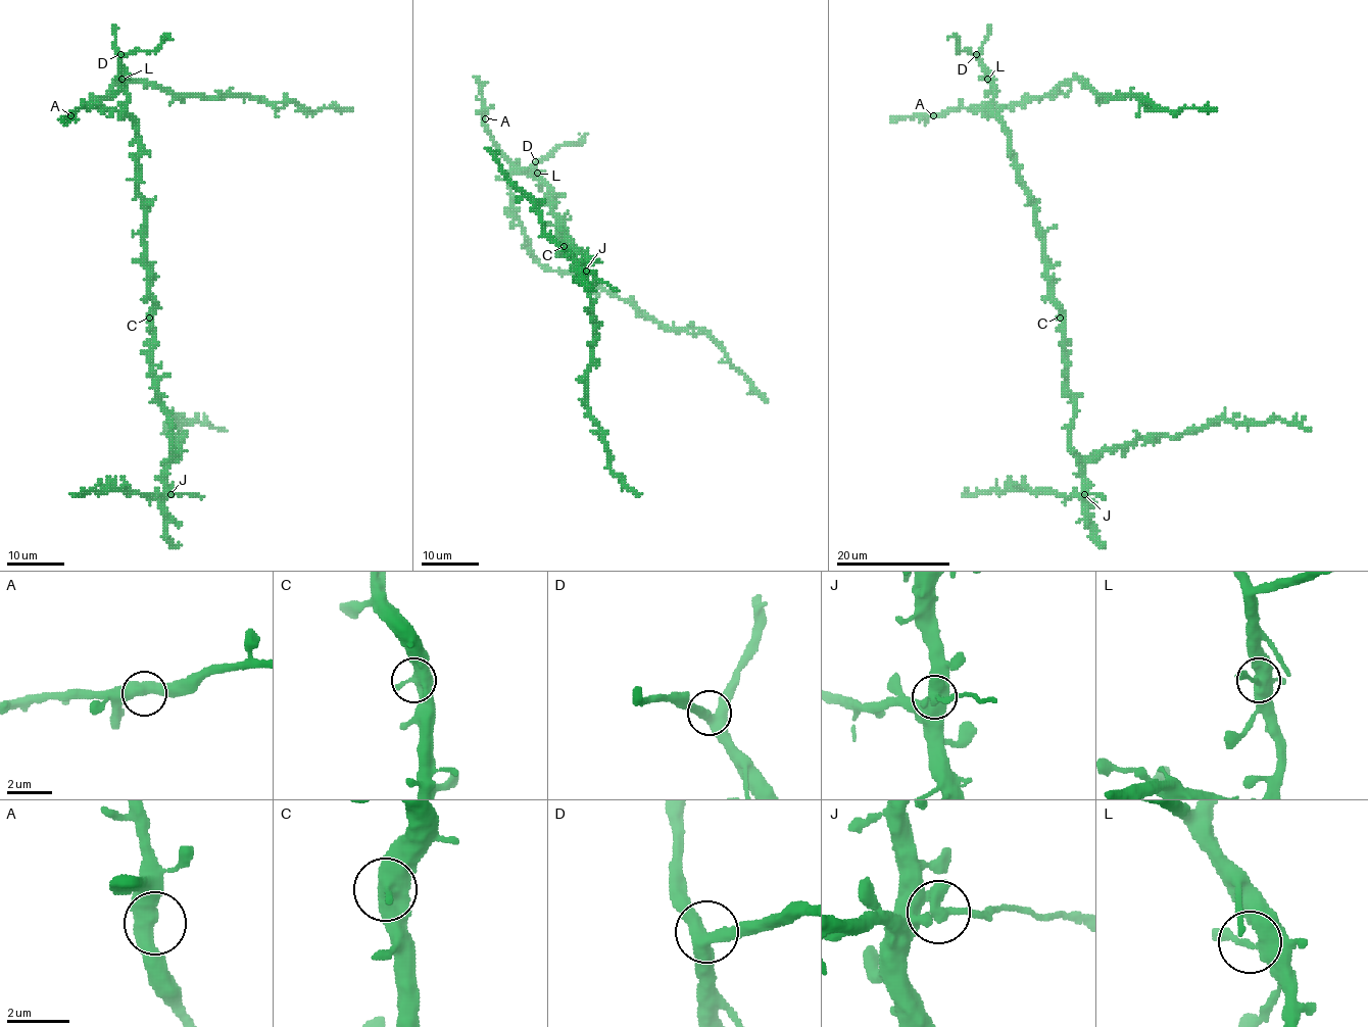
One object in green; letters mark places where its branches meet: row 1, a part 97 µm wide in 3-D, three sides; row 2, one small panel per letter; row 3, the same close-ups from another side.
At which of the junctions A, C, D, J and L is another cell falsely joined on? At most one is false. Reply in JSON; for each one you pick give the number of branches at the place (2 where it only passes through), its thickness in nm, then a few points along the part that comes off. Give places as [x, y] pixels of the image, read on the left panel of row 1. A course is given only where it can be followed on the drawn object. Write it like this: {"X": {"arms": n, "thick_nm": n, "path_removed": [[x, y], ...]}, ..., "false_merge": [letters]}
{"J": {"arms": 2, "thick_nm": 440, "path_removed": [[170, 494], [188, 493], [204, 497]]}, "false_merge": ["J"]}

